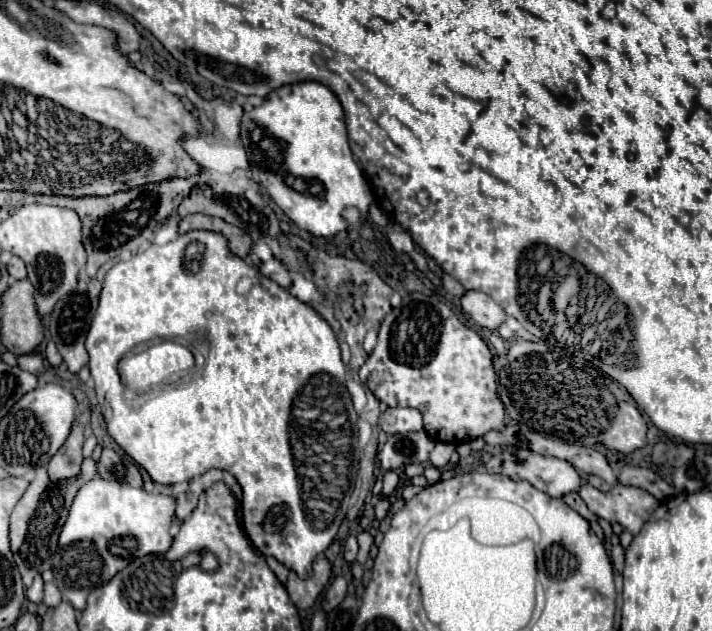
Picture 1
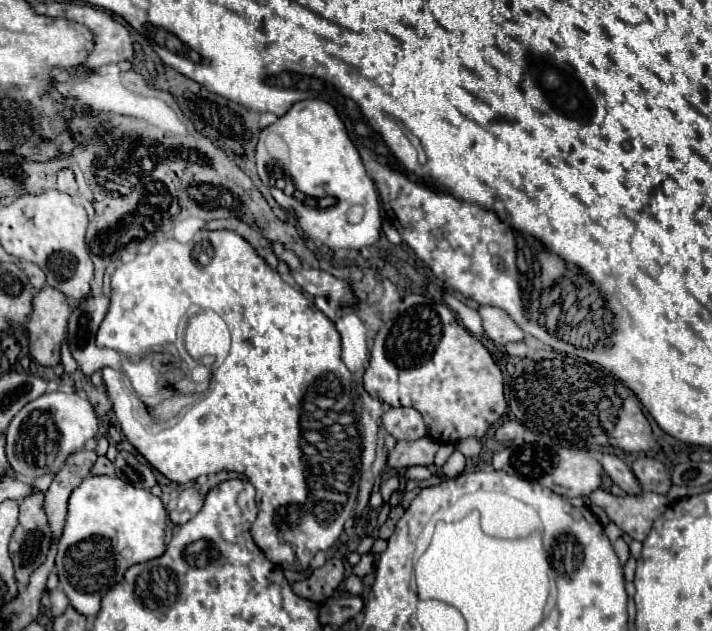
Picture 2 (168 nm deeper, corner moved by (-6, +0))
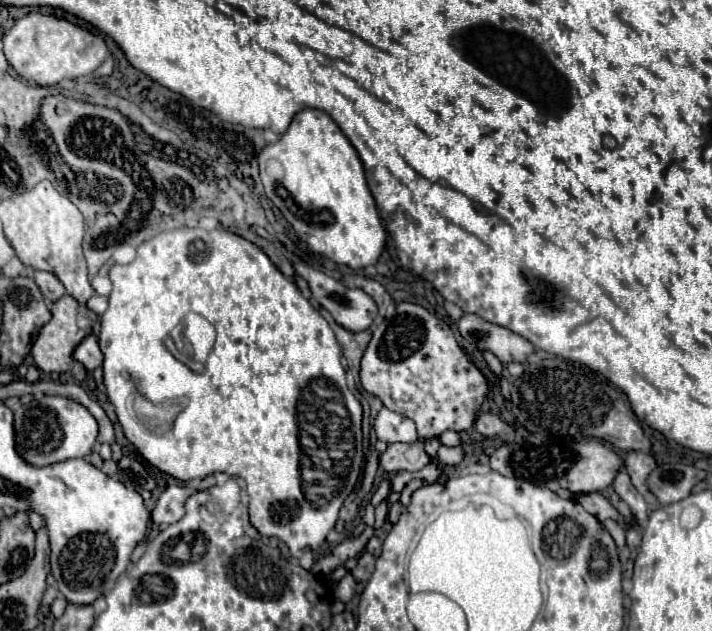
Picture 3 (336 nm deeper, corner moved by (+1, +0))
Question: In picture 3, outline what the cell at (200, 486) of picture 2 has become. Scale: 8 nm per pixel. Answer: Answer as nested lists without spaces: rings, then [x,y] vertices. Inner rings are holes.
[[[167,486],[151,512],[151,520],[155,524],[173,524],[181,520],[185,514],[185,500],[193,492],[197,492],[193,486]]]

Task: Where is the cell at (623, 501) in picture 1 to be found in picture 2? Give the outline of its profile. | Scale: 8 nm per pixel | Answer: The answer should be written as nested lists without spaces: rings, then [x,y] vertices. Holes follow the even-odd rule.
[[[598,488],[590,494],[590,502],[600,506],[620,530],[640,542],[648,536],[654,520],[662,516],[668,506],[666,496],[644,490],[640,494],[626,494],[624,498],[618,498]]]

